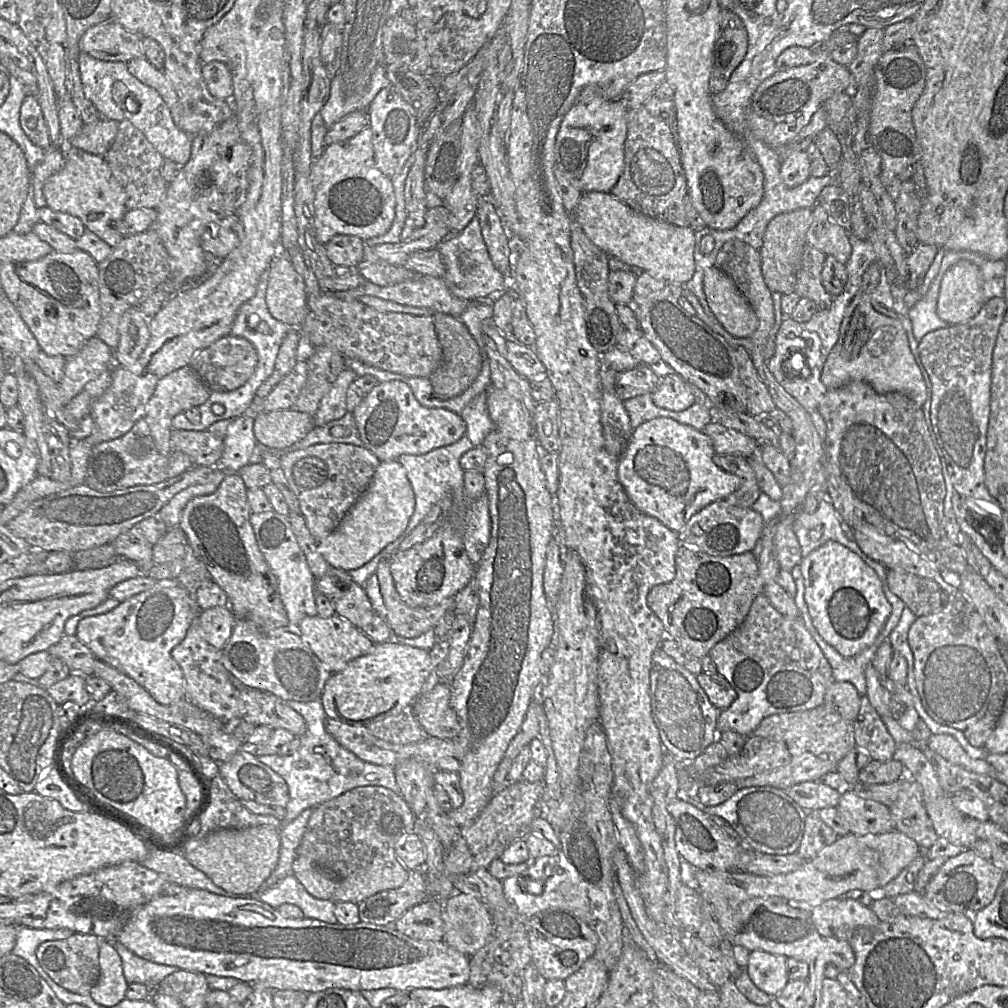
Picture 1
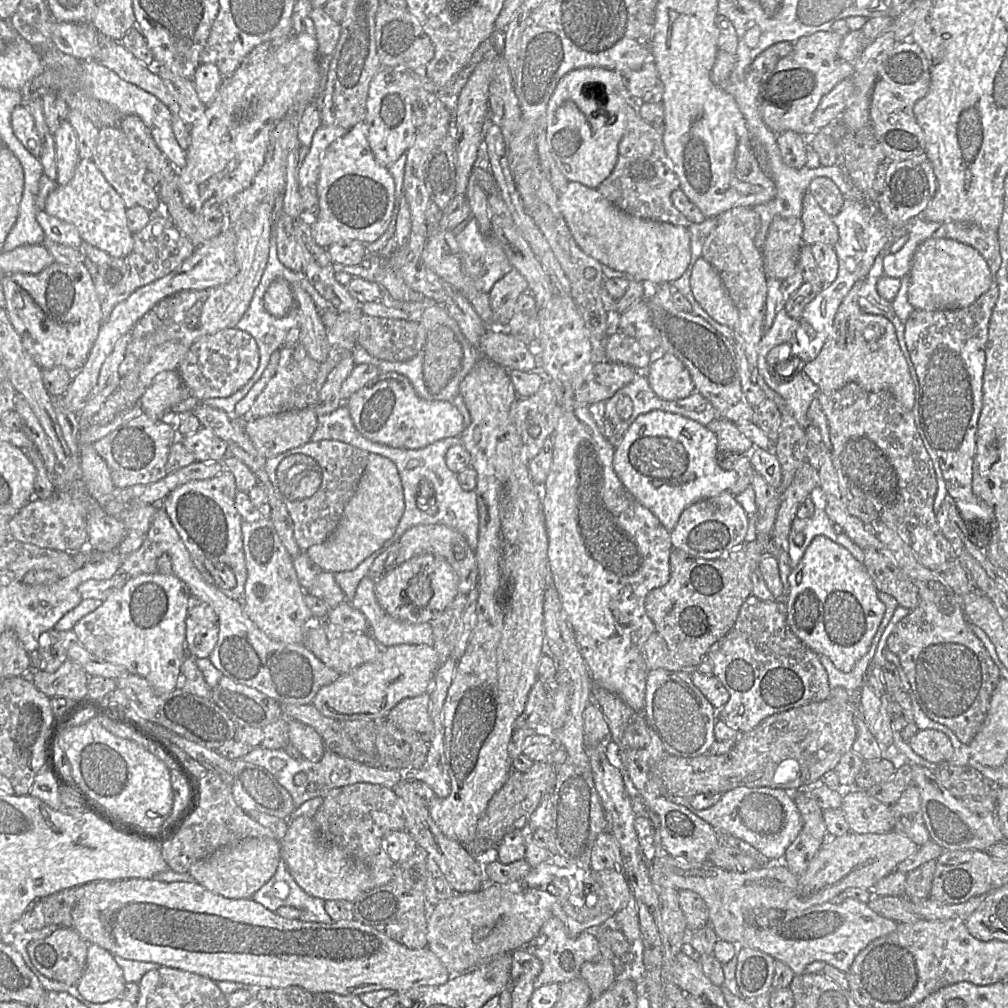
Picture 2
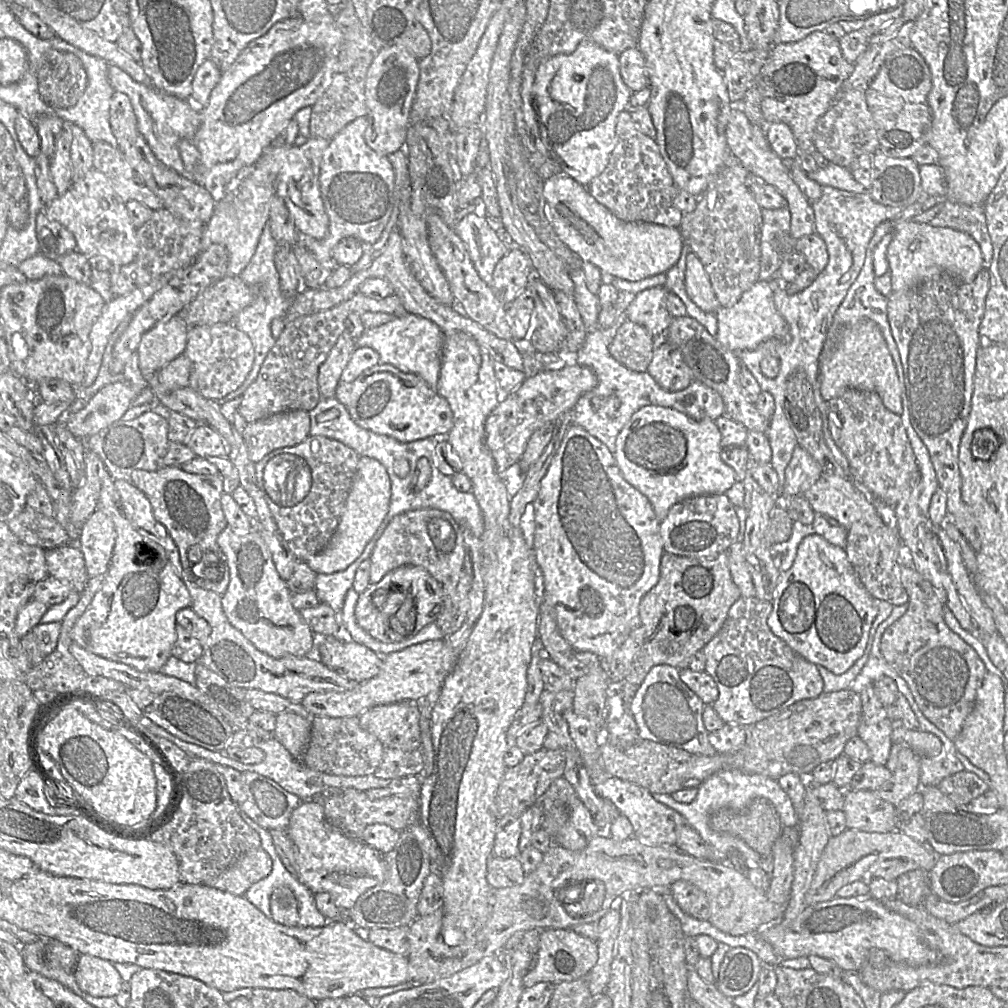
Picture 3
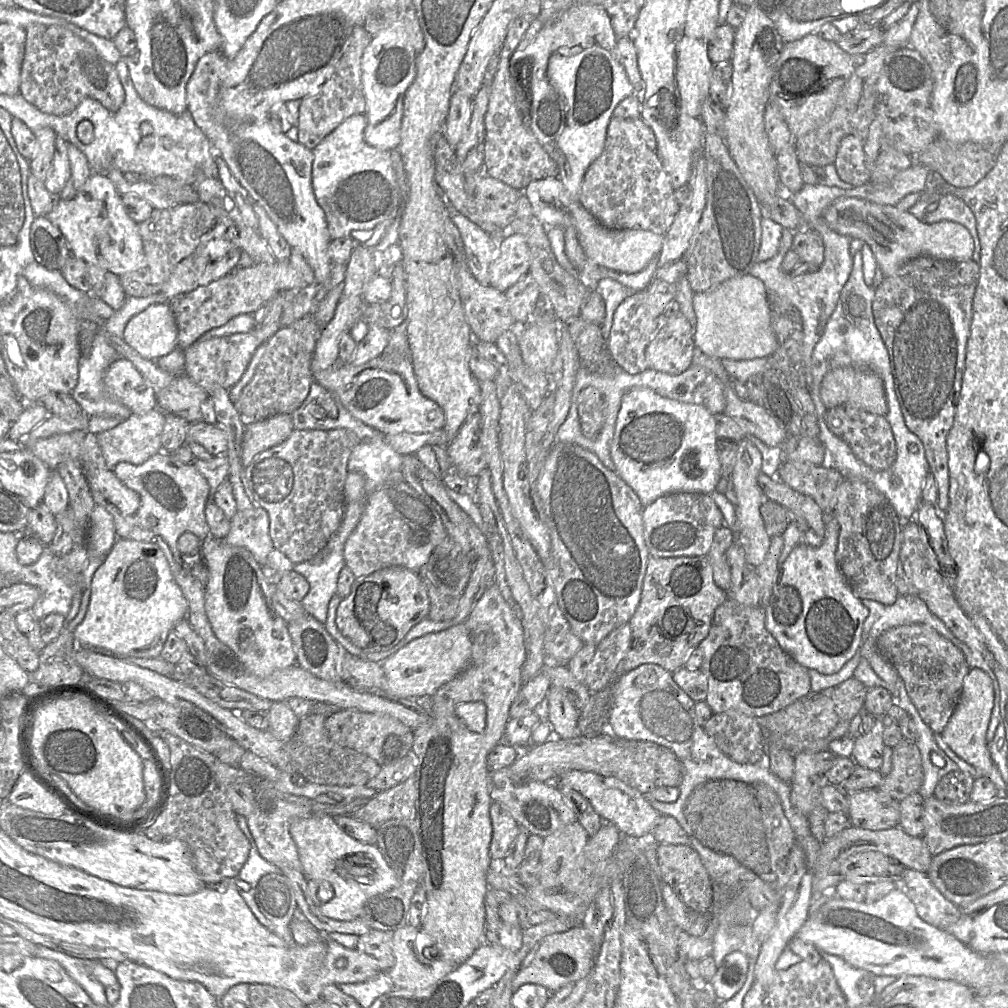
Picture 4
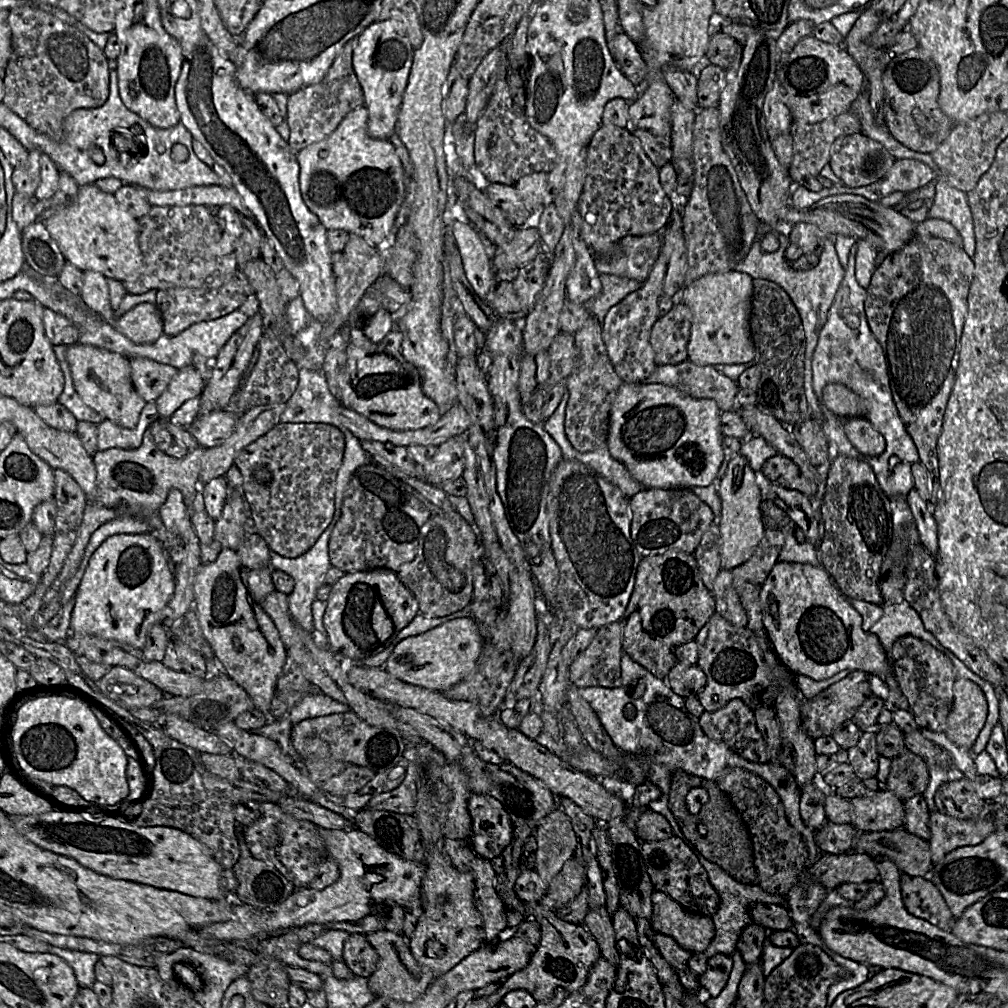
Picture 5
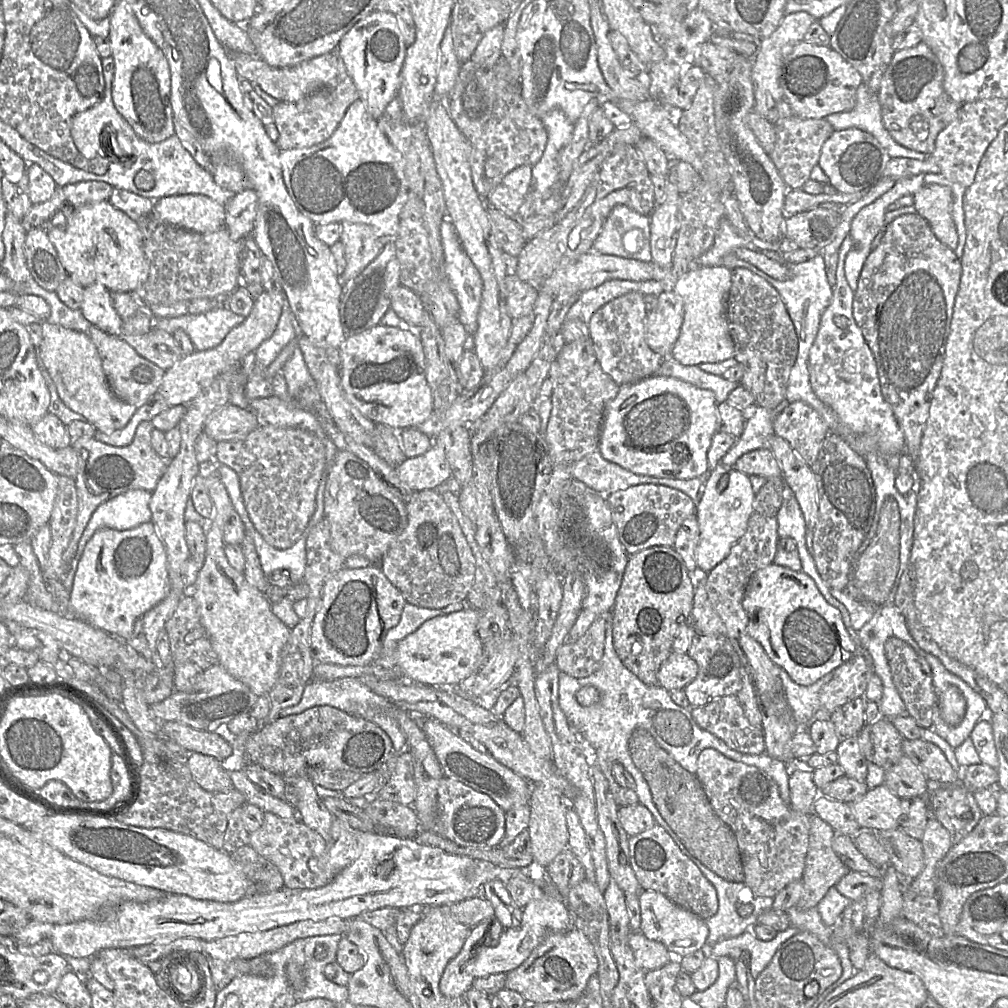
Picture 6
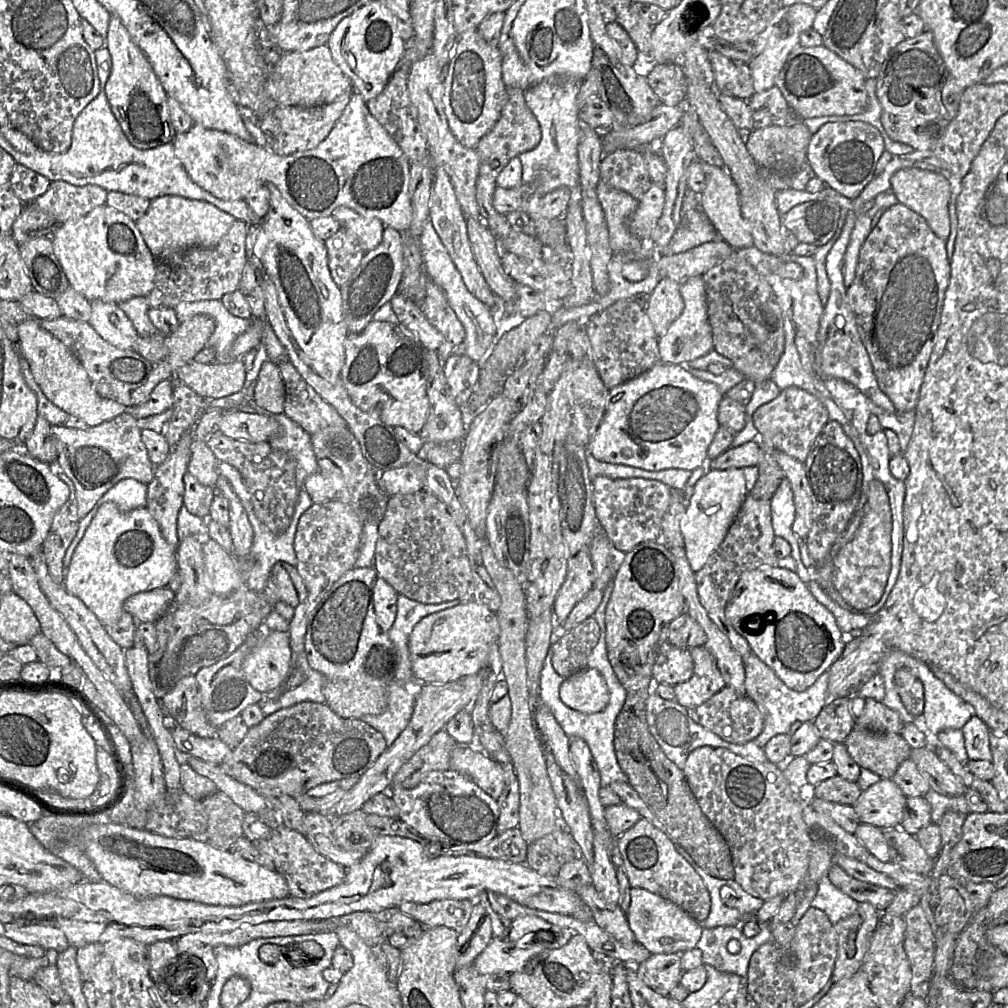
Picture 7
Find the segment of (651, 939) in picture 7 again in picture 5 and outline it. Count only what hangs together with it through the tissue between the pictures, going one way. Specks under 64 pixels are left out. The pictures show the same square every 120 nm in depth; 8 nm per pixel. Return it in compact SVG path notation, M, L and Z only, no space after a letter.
M655 890L651 897L653 913L649 920L655 933L674 938L685 950L698 953L704 952L715 935L715 926L712 917L693 913L686 910L666 893Z

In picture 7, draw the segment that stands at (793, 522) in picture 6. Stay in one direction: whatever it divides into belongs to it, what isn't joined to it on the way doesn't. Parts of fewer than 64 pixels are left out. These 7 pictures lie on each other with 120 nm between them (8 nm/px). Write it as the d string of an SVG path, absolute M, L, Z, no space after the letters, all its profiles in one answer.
M785 477L771 499L771 514L774 534L785 539L791 546L791 557L796 564L796 573L808 585L813 579L812 572L803 564L799 539L792 530L795 506L790 482Z

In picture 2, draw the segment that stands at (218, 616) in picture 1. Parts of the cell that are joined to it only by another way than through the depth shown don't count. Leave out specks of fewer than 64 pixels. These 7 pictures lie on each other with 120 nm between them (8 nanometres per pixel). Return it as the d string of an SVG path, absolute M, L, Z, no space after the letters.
M187 617L185 646L188 655L200 659L209 658L217 643L218 634L219 626L217 623L202 625Z

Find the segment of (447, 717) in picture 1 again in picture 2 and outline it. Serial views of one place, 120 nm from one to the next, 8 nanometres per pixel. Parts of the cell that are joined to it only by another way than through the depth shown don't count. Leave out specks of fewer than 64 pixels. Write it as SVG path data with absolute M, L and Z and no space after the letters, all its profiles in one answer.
M429 694L406 698L394 706L384 720L407 735L428 743L434 733L434 724L428 712Z

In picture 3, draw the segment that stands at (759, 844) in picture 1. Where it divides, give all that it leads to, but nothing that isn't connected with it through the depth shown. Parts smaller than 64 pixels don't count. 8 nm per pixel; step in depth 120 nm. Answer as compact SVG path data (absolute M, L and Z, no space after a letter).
M734 770L717 772L698 787L695 800L688 804L679 803L671 795L667 794L653 794L653 797L661 804L680 813L687 824L695 829L702 839L717 851L718 859L710 861L726 862L730 853L735 851L742 852L742 848L748 847L743 841L734 836L714 831L708 822L708 815L711 810L718 808L741 810L747 808L756 798L766 798L775 807L782 826L798 827L799 825L799 811L795 808L789 795L780 786L778 780L762 774L747 774Z

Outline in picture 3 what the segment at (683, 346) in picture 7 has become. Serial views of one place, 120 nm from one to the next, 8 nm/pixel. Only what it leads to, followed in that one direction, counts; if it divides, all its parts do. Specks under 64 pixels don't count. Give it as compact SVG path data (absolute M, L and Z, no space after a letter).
M762 279L745 291L733 306L721 306L715 316L718 322L715 338L733 352L752 350L770 338L777 338L787 343L792 340L789 325L776 308L769 282Z

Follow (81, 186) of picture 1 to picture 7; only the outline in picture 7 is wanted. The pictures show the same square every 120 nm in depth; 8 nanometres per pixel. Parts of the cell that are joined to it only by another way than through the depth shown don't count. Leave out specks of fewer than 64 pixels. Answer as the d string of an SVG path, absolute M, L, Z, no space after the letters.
M106 204L94 208L82 217L61 224L51 240L70 287L90 302L101 300L118 305L134 297L146 297L154 288L156 262L135 221Z

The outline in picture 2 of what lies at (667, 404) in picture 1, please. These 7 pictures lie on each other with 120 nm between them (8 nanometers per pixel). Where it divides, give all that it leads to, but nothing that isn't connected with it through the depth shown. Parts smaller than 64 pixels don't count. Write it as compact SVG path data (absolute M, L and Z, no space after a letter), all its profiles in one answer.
M660 351L647 369L647 378L658 397L667 401L687 398L695 386L687 367L673 354Z

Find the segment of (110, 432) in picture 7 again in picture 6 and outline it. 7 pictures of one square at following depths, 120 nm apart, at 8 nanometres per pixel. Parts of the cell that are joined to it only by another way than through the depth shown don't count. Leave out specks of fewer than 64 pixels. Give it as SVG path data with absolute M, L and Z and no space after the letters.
M151 421L141 422L133 441L123 447L108 445L96 440L95 437L71 440L70 446L78 452L80 458L79 469L74 478L78 496L78 514L72 538L63 554L64 573L77 552L79 540L92 514L100 504L129 490L143 489L152 493L156 488L167 469L169 460L161 458L151 446L153 430Z

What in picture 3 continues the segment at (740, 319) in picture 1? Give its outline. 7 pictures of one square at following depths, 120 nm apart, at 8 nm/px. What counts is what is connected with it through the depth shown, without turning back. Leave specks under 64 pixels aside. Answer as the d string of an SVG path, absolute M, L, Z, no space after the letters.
M693 252L686 256L685 288L691 300L703 311L716 314L721 307L709 275Z

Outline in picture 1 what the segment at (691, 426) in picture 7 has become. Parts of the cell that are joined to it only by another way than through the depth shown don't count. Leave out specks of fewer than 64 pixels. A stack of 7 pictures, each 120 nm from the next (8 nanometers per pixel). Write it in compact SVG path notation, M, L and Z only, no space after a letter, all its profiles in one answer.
M658 417L634 429L629 445L618 460L618 477L638 510L680 533L689 520L709 504L726 500L739 487L739 477L723 471L714 462L711 439L703 432L674 419Z

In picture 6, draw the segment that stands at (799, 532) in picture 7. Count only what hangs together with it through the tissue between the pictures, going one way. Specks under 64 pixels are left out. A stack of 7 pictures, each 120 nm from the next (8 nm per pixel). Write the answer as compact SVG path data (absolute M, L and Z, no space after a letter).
M773 435L771 451L778 461L783 480L795 495L807 529L813 531L819 516L819 493L816 475L783 438Z

